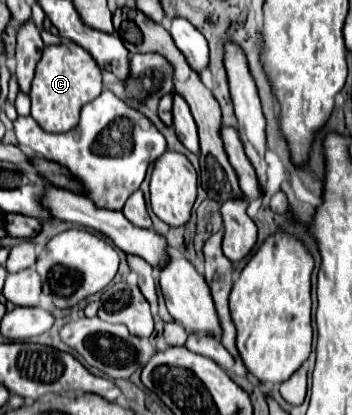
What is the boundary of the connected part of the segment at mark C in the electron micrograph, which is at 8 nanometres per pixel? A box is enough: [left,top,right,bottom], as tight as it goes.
[30,41,102,133]

